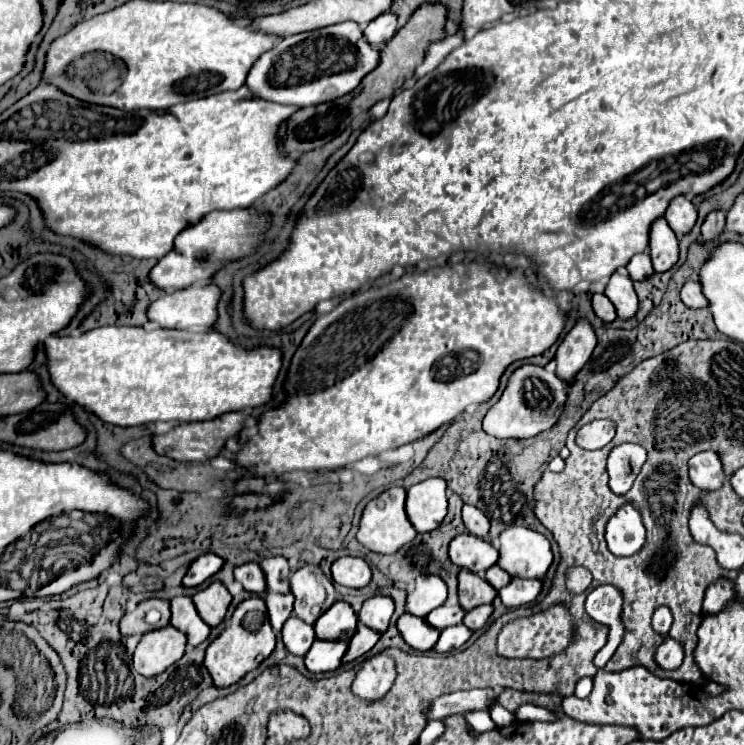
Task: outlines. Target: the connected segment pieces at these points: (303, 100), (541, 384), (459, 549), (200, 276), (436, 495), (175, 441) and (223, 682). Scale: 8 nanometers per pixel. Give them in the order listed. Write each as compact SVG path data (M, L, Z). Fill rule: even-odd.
M343 22L311 32L285 36L269 52L265 52L247 74L247 88L269 102L307 108L331 102L355 90L363 76L379 64L375 52L365 40L359 24Z
M523 364L509 376L499 402L493 404L485 414L483 430L499 438L535 436L551 428L551 424L555 424L559 412L563 410L565 398L567 398L567 390L563 388L563 382L553 372L547 372L543 366Z
M459 534L449 544L449 558L455 566L483 576L485 570L497 562L499 552L487 540L481 540L473 534Z
M239 208L235 212L211 212L199 224L185 228L167 252L149 272L149 280L159 288L159 290L179 290L187 286L199 286L199 284L209 284L209 278L227 262L227 260L237 260L241 256L253 254L253 248L259 244L259 234L267 228L269 216L259 214L251 208Z
M439 478L423 480L407 490L405 512L417 532L431 532L447 514L447 484Z
M227 412L227 414L221 414L207 422L177 424L165 434L153 434L151 444L157 454L173 458L173 460L209 460L219 454L219 450L223 448L227 438L239 436L239 432L243 428L243 420L245 420L245 416L241 412Z
M249 598L235 608L229 626L209 644L209 648L205 650L203 664L213 678L213 686L227 688L239 682L249 670L255 670L273 652L273 648L275 648L275 634L267 620L265 602L261 598Z

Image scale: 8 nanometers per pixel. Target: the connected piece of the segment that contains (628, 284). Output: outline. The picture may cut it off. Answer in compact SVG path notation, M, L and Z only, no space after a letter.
M613 272L607 286L605 294L617 308L619 318L631 318L637 312L637 294L633 290L633 280L627 274Z

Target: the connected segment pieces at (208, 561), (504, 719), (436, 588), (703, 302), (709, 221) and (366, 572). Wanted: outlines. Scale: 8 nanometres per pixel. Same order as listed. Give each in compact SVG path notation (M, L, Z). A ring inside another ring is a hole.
M203 554L201 558L197 558L191 568L187 570L183 584L185 586L199 586L201 582L205 582L207 578L211 578L213 574L217 574L221 570L221 566L225 564L223 558L219 558L217 554Z
M491 704L491 708L487 710L489 714L491 714L491 720L495 722L495 726L499 726L499 728L503 728L503 726L507 726L507 724L511 724L513 720L515 720L515 716L513 716L513 712L509 712L509 710L505 710L501 704Z
M419 576L415 588L407 592L407 612L413 616L427 616L433 608L441 606L447 598L447 586L439 576Z
M687 280L679 292L681 300L685 306L689 308L701 308L701 306L707 306L707 298L703 296L703 290L701 290L701 284L699 282L693 282L693 280Z
M713 210L707 214L703 226L701 226L701 236L703 240L715 240L723 228L725 228L725 210Z
M343 556L333 562L331 566L333 580L347 588L363 588L371 580L371 568L363 558Z

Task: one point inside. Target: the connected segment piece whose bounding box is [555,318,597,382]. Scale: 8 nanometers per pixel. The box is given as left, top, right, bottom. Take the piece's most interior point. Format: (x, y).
(575, 349)

